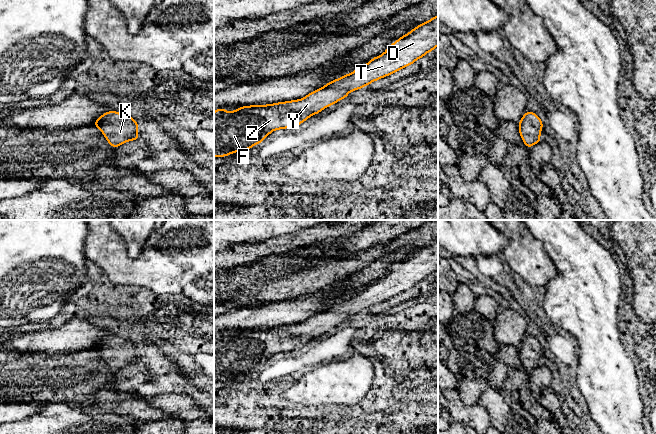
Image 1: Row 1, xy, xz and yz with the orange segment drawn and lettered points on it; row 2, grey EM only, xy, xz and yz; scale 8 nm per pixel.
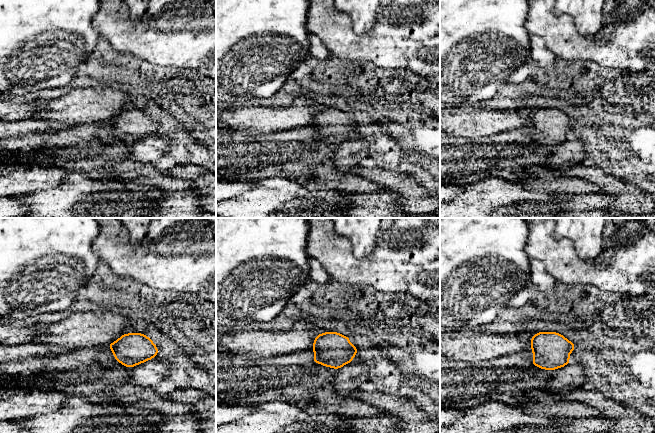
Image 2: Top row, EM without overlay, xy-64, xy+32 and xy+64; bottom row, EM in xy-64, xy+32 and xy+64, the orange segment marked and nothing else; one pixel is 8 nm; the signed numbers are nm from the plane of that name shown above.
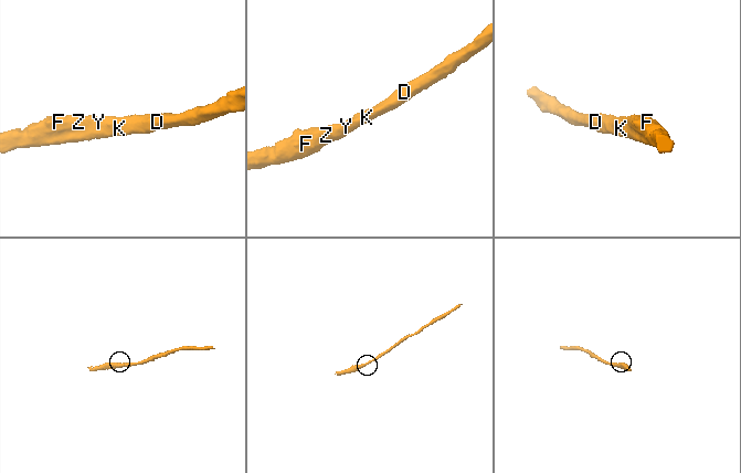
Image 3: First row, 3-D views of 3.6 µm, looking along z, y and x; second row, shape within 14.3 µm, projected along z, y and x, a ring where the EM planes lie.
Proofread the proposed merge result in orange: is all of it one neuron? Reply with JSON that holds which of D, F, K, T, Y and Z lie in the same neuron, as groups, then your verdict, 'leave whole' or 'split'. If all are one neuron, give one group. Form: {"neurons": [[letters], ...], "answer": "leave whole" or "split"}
{"neurons": [["D", "F", "K", "T", "Y", "Z"]], "answer": "leave whole"}

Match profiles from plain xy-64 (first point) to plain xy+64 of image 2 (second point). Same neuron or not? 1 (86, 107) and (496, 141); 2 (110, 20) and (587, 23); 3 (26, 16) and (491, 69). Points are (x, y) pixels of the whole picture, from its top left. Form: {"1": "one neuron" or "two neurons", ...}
{"1": "two neurons", "2": "two neurons", "3": "one neuron"}

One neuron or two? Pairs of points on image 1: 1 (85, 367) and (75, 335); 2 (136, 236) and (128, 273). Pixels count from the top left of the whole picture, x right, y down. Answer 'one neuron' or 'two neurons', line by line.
1: two neurons
2: two neurons

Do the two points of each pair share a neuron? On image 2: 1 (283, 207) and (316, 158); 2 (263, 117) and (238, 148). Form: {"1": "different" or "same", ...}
{"1": "different", "2": "different"}

